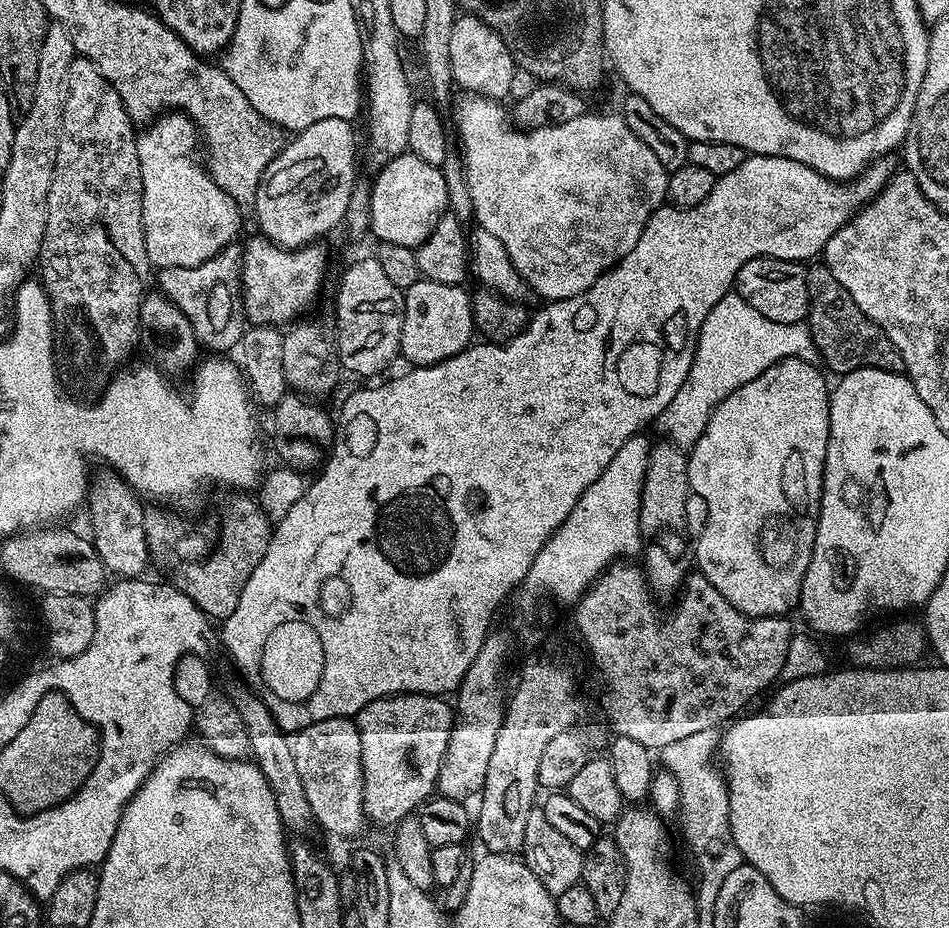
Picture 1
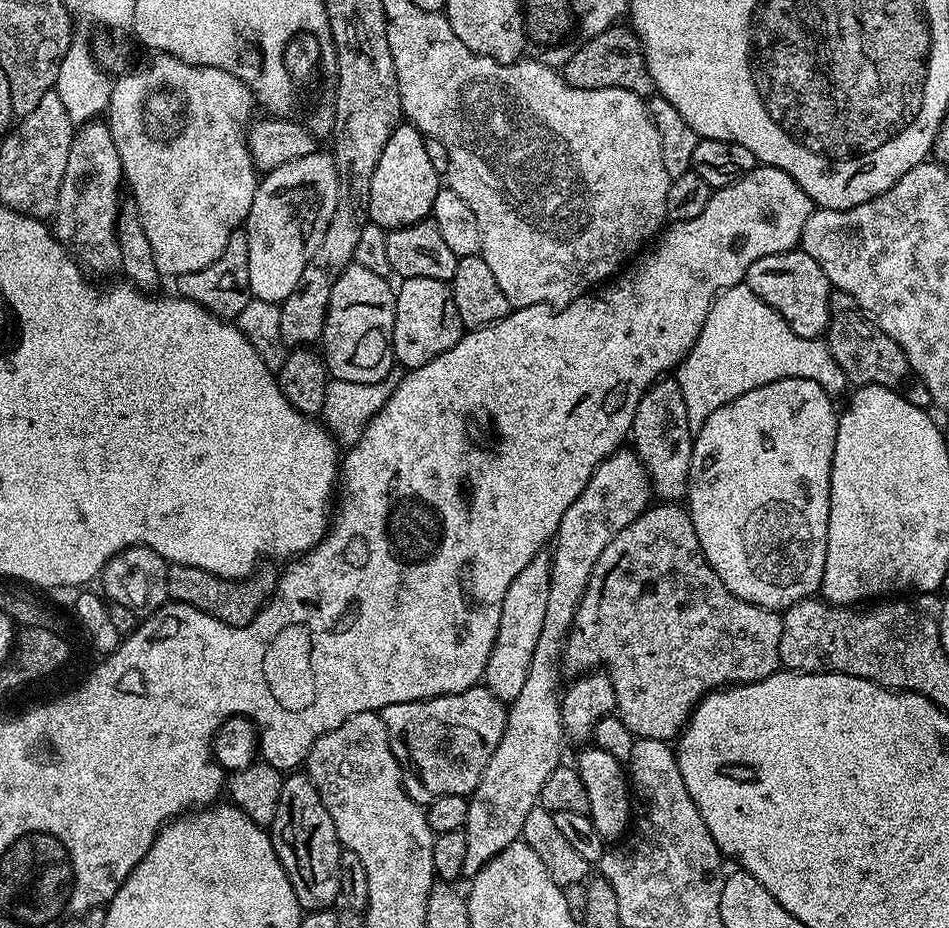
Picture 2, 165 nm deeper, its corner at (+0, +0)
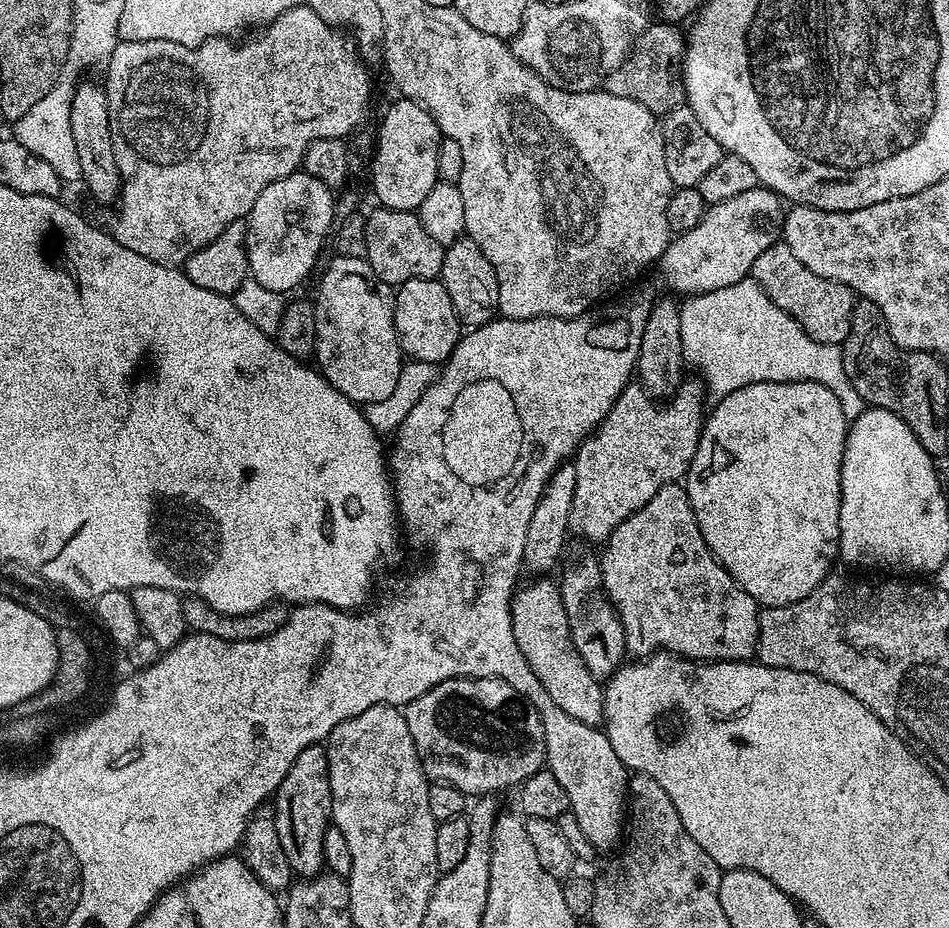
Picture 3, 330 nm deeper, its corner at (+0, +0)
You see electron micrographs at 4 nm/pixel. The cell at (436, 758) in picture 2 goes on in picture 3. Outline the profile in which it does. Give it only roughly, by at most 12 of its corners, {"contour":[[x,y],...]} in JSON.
{"contour":[[504,680],[403,705],[428,780],[469,797],[545,767],[542,718]]}

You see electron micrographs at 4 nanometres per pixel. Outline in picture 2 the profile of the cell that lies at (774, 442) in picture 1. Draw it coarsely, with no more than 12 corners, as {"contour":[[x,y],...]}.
{"contour":[[782,378],[695,433],[686,507],[742,602],[820,591],[838,408]]}

